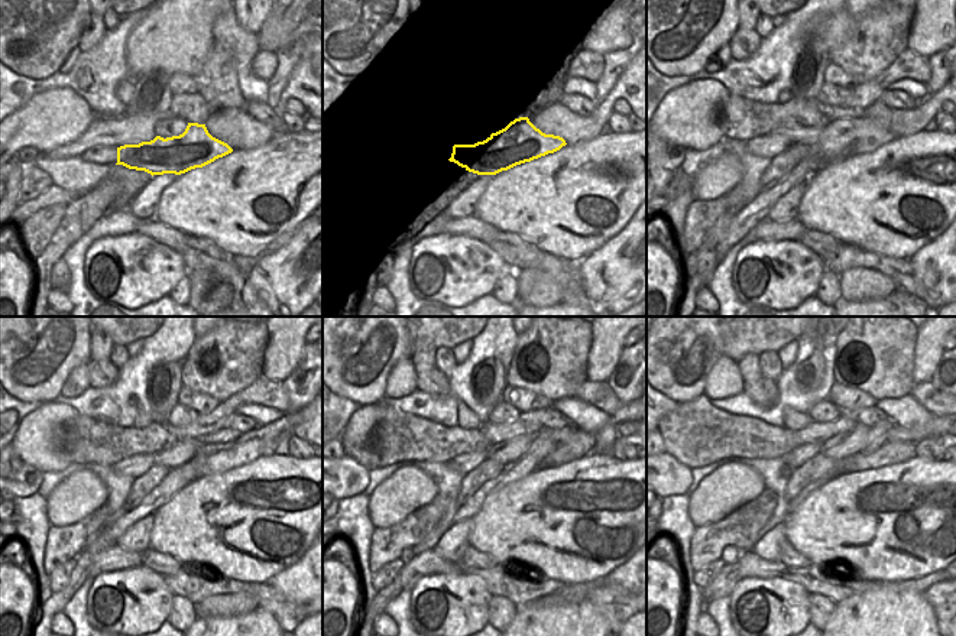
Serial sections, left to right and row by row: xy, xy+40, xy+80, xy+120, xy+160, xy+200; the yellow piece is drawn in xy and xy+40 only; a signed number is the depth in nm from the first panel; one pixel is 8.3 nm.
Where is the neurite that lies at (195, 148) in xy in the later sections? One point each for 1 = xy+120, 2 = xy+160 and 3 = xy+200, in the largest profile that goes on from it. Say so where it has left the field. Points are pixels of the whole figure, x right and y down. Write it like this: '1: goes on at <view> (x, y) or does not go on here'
1: goes on at xy+120 (217, 458)
2: goes on at xy+160 (541, 453)
3: goes on at xy+200 (878, 432)

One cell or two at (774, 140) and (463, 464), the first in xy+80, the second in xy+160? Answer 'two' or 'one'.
one

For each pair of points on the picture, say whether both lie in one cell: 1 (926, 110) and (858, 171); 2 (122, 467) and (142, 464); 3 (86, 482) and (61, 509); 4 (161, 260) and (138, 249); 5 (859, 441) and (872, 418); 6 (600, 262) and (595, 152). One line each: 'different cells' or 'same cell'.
1: different cells
2: same cell
3: same cell
4: same cell
5: different cells
6: different cells

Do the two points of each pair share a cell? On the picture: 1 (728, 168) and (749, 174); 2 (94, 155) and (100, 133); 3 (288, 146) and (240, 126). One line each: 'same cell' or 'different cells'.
1: different cells
2: different cells
3: different cells

